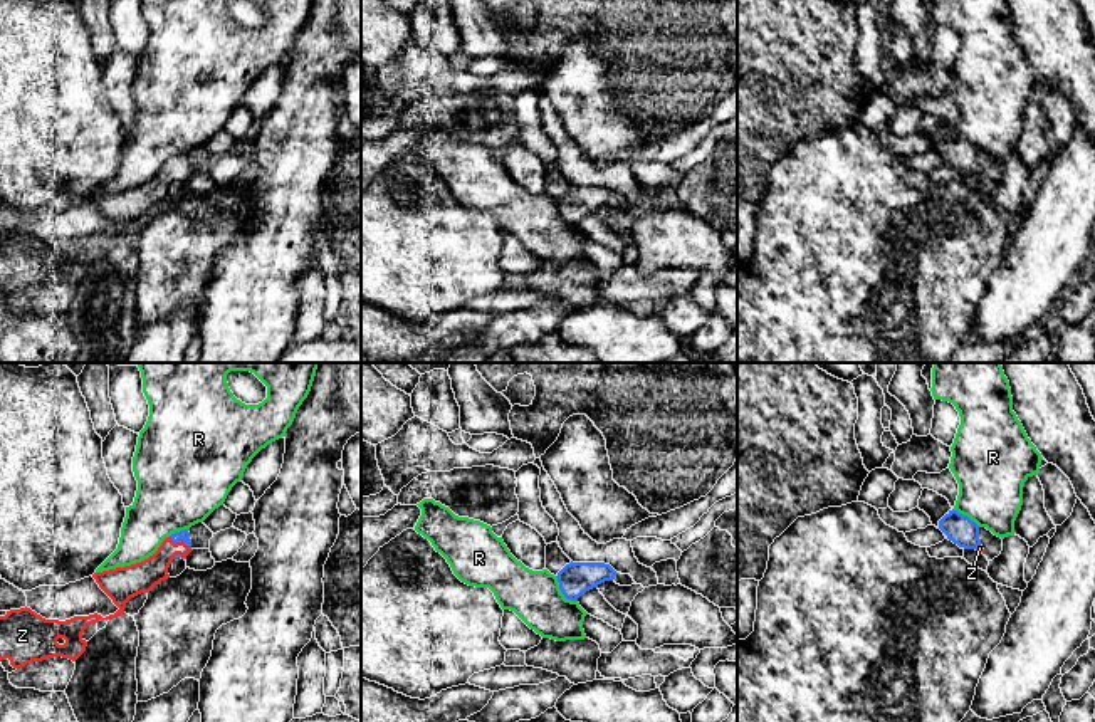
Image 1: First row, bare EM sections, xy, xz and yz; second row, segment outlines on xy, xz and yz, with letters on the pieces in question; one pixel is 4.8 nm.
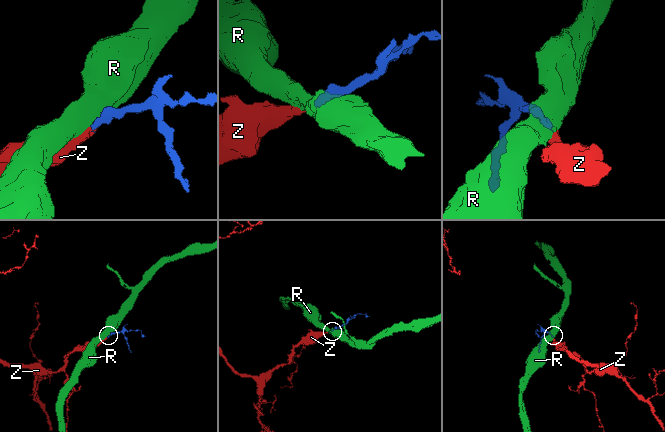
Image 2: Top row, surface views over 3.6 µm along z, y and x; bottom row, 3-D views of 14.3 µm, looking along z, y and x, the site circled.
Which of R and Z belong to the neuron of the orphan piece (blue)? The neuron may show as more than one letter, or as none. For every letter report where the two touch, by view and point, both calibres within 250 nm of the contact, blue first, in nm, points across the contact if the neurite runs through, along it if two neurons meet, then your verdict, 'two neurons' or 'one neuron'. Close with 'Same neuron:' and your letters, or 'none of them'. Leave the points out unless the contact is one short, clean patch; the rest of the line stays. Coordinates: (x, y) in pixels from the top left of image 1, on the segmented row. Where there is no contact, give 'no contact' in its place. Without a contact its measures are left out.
R: contact xz (561, 591); calibres 160 and 240 nm; border xz (555, 576), (560, 591), (576, 601); two neurons
Z: contact xy (178, 541); calibres 50 and 150 nm; way xy (183, 534), (178, 541), (143, 576); one neuron
Same neuron: Z

